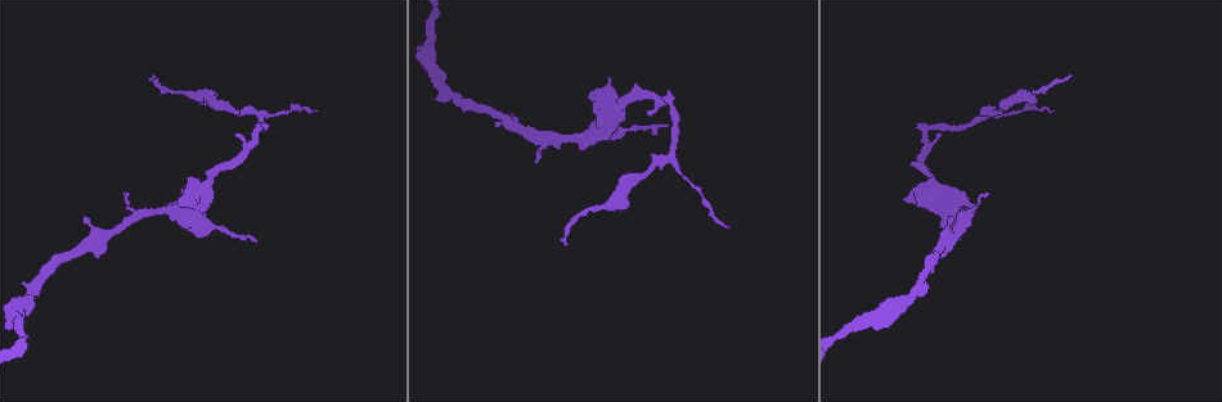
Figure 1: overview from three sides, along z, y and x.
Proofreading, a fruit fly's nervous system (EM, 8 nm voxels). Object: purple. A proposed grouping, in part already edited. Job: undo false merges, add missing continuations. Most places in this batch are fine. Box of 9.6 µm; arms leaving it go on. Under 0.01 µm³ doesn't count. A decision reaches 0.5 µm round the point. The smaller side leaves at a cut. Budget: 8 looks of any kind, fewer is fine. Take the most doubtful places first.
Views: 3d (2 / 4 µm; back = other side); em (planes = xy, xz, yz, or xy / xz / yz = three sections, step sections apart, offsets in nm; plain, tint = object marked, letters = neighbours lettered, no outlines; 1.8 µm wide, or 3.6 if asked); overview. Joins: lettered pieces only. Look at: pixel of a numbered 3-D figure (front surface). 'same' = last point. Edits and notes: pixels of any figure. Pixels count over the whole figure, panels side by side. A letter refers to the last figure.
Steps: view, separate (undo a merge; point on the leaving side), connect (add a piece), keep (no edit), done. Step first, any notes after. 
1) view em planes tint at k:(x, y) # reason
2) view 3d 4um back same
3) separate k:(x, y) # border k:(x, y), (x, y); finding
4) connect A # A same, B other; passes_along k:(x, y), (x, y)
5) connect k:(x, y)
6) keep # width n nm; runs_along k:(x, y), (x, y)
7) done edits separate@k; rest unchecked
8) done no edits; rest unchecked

view 3d 2um at 1:(563, 244) # end of a long branch

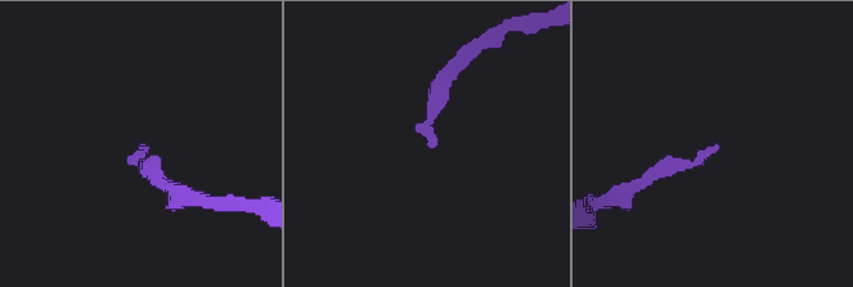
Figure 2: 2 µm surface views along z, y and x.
view em xz step 4 tint at 2:(141, 145)

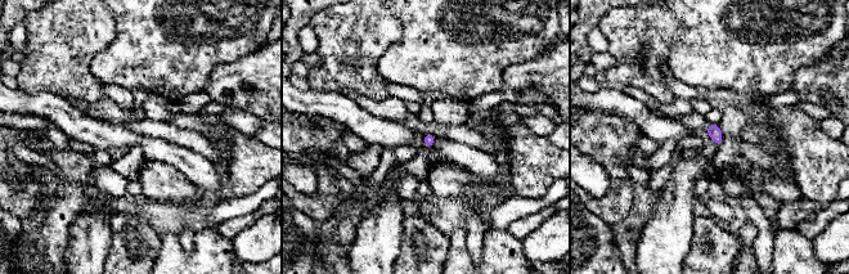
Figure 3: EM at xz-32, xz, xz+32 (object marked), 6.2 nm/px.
view em planes letters same

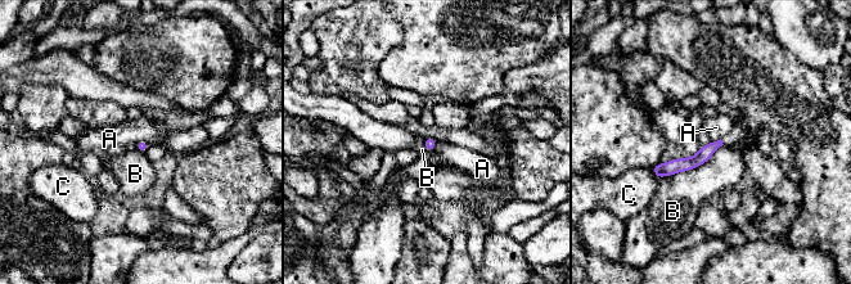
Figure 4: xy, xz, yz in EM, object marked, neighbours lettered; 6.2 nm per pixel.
keep # A other, B other, C other; border 4:(149, 143), (139, 140), (135, 144); no lettered piece goes on from it

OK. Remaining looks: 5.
view em planes tint at 1:(728, 227) # branch stops here

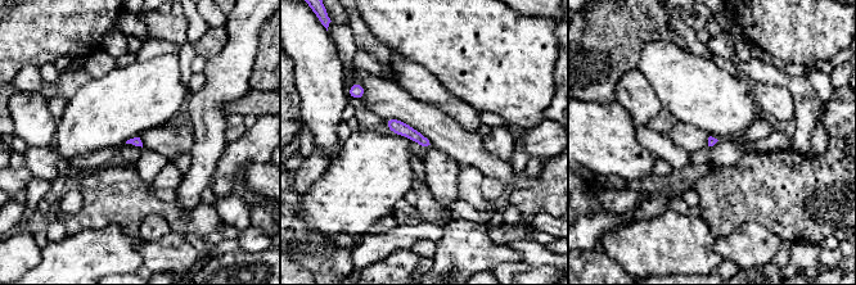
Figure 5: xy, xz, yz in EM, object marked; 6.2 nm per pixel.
view em planes letters same # see the neighbours

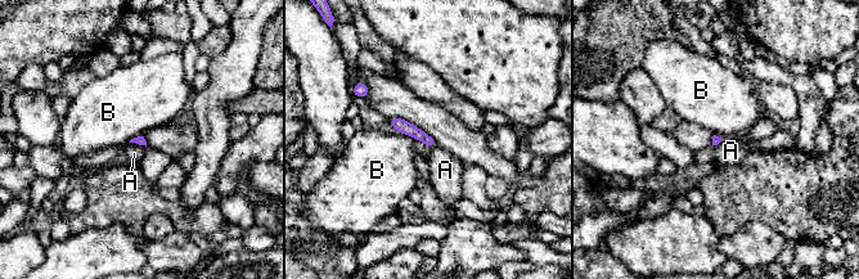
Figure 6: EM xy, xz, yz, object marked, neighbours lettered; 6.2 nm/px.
keep # A other, B other; runs_along 6:(394, 121), (413, 130), (428, 142); no lettered piece goes on from it

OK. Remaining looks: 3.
view em xz step 4 tint at 1:(258, 242) # tapers out

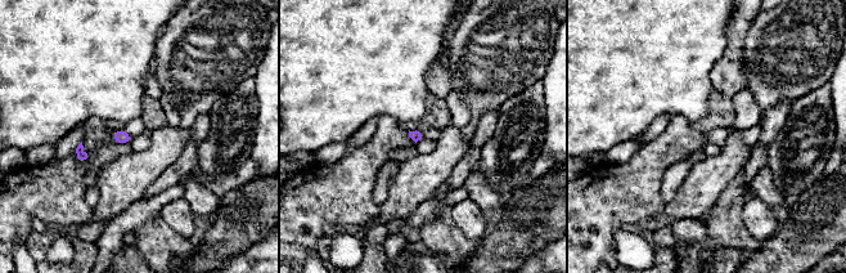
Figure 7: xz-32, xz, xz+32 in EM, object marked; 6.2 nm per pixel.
view em planes letters same # cut it another way

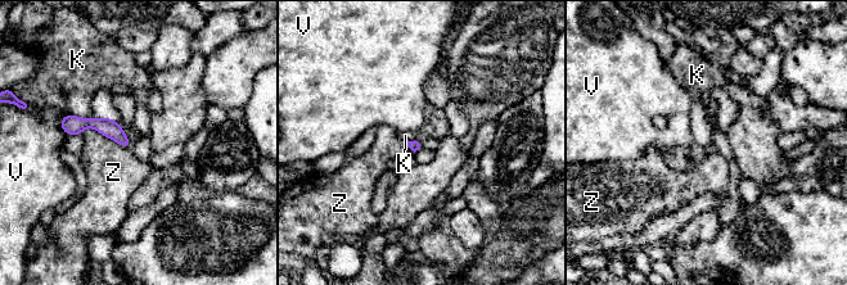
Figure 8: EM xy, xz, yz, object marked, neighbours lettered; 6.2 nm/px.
keep # K other, V other, Z other; border 8:(68, 113), (76, 117), (90, 118); no lettered piece goes on from it

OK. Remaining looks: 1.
done no edits; rest unchecked

